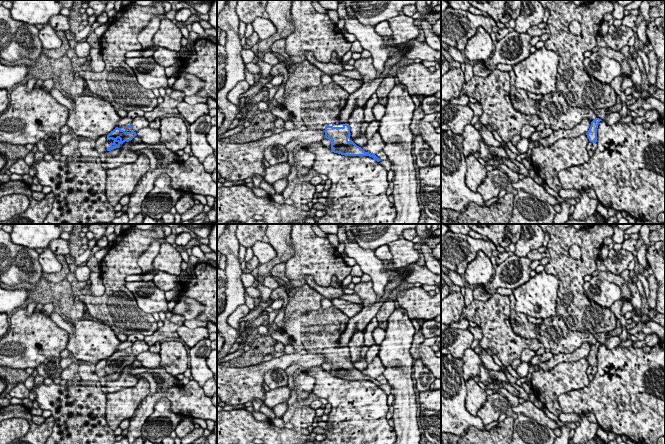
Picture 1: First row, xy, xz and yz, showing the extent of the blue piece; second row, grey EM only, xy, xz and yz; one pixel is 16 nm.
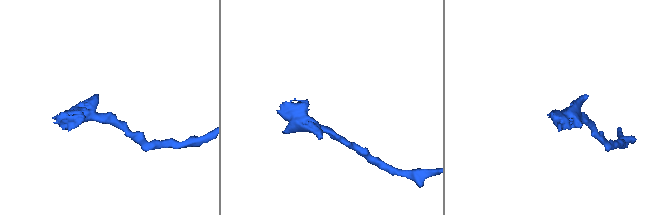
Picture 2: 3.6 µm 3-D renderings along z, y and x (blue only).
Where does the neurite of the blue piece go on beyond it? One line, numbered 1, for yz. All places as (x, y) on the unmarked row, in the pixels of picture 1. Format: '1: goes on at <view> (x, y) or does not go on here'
1: does not go on here

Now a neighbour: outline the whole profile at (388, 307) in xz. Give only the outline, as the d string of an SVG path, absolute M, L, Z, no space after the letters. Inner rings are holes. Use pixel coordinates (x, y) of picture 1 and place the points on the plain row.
M388 299L382 304L375 316L378 320L379 327L381 327L382 329L387 328L388 317L392 314L394 310L395 304L392 299Z

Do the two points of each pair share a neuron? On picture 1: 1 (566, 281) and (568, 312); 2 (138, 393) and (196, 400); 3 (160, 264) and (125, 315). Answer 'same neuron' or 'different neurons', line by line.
1: same neuron
2: different neurons
3: different neurons

